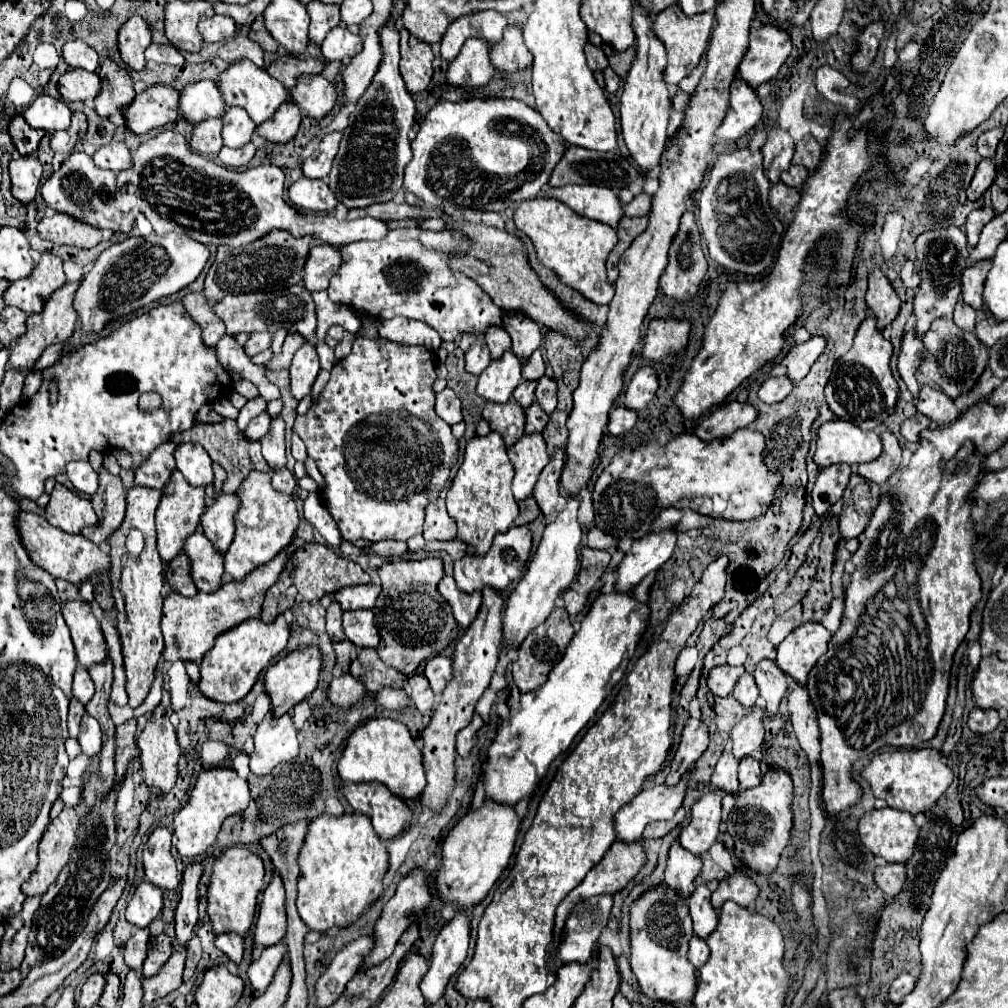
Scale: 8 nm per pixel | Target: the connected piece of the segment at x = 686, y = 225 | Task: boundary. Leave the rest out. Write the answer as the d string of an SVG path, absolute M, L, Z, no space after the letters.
M685 212L681 228L669 248L669 264L661 276L661 290L675 300L689 300L697 294L707 272L707 260L701 250L701 236L693 212Z

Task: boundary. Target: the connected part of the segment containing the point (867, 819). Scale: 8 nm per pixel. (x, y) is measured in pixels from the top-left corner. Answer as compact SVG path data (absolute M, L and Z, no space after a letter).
M895 808L871 810L859 820L859 838L875 854L893 864L905 864L913 856L919 828L909 812Z

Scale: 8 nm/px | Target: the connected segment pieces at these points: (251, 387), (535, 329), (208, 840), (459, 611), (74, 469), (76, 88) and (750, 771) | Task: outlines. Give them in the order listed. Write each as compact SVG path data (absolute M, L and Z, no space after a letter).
M240 379L236 381L233 384L233 386L236 392L239 392L241 395L243 395L248 400L255 398L259 395L259 391L257 387L248 380Z
M521 312L505 316L505 326L503 328L509 332L509 336L513 340L511 350L517 354L517 358L521 358L521 362L527 362L527 358L543 342L543 334L541 334L539 326Z
M211 768L203 770L197 778L197 784L189 796L189 802L175 814L173 818L173 828L175 828L175 846L181 856L185 858L195 858L205 854L215 842L217 834L221 830L221 824L225 818L241 812L249 804L249 784L247 780L239 778L233 768Z
M443 576L443 580L439 582L439 592L449 602L457 624L461 628L469 628L469 624L477 618L477 612L481 608L481 592L473 594L459 592L453 576Z
M69 462L67 476L79 492L85 492L85 494L97 492L97 474L89 462Z
M67 70L57 84L57 90L65 100L81 102L93 100L99 94L99 88L101 88L99 76L85 70Z
M745 756L739 764L739 782L741 788L755 788L757 784L761 784L761 768L759 762L751 756Z

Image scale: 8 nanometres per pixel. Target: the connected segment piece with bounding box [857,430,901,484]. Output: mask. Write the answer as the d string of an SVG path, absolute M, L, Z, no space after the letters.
M891 430L881 432L881 442L883 442L881 456L857 468L857 472L863 478L877 482L877 484L883 484L899 468L899 462L901 462L901 444L899 444L899 438Z

